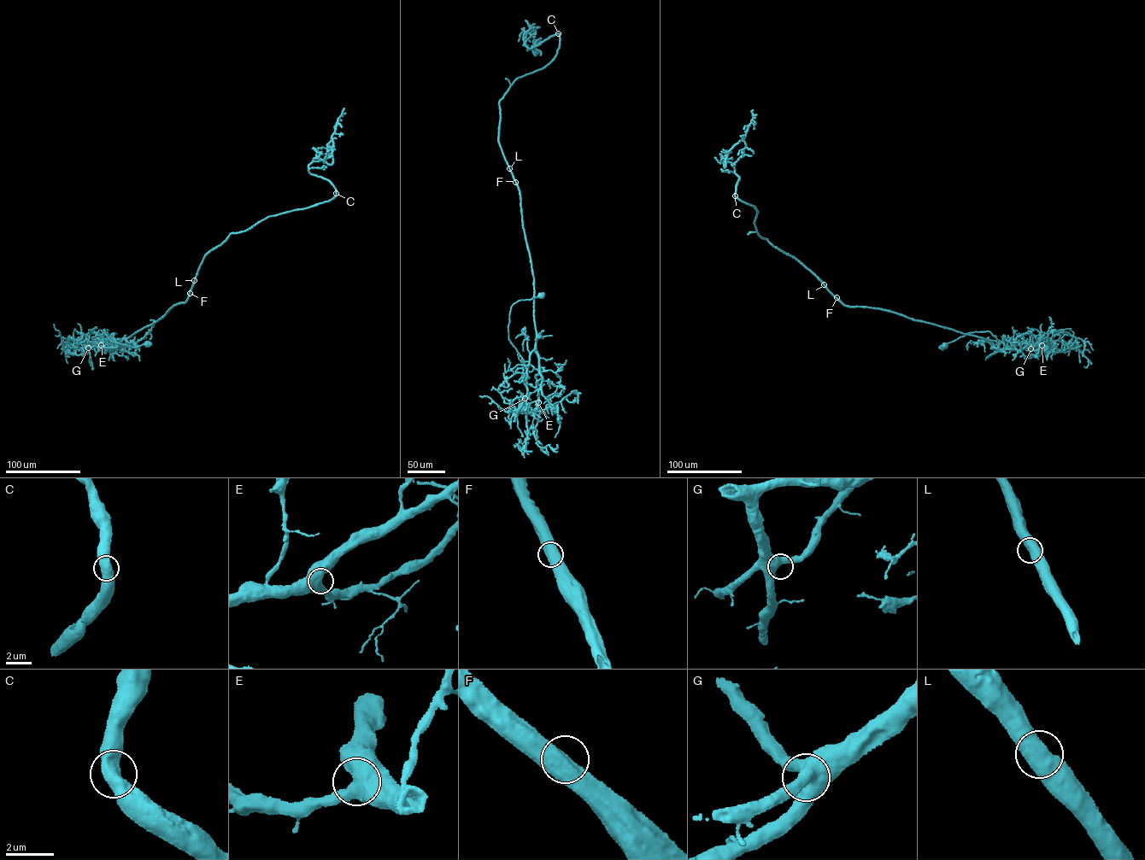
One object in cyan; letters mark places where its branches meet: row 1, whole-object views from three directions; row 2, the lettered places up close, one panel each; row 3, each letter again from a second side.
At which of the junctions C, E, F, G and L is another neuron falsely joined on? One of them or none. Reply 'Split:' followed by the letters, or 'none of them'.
Split: none of them

